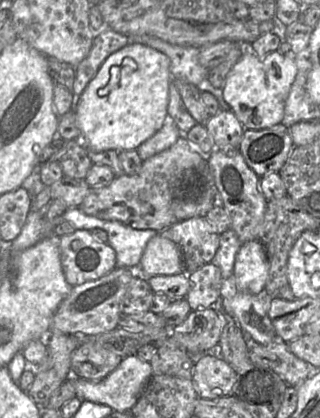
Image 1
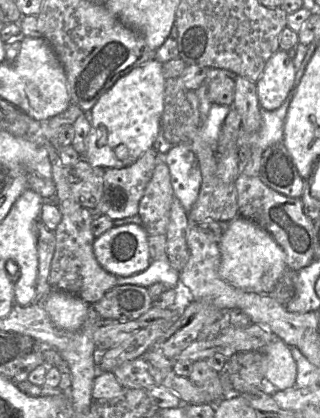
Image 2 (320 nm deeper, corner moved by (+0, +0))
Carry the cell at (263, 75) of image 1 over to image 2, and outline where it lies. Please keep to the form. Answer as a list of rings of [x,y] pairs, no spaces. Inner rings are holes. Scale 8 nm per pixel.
[[[286,51],[273,54],[256,82],[260,107],[278,109],[288,96],[295,80],[296,68]]]

